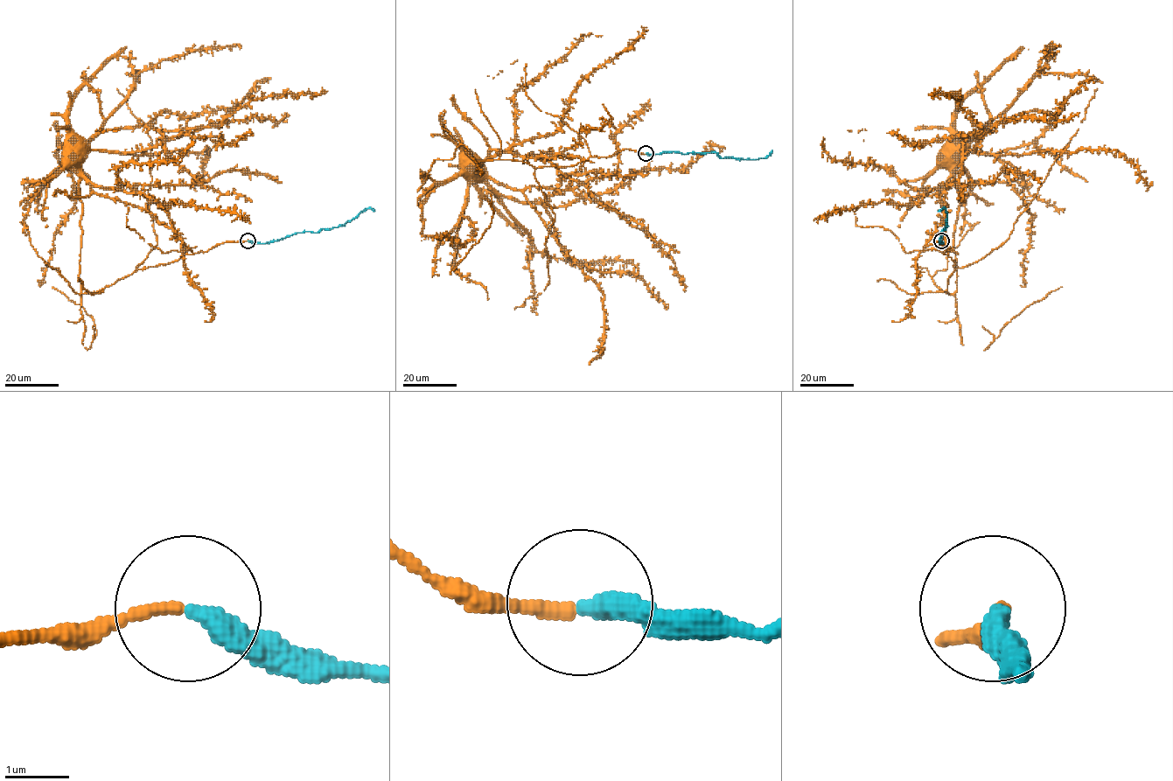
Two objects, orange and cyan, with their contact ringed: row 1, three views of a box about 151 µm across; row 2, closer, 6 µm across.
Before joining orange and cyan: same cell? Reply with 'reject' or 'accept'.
accept

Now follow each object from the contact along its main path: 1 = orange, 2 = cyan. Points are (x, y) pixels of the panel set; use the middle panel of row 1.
1: (645, 154), (623, 149), (565, 167), (496, 159), (479, 161), (478, 171), (476, 157), (467, 156)
2: (645, 154), (715, 152), (721, 157), (750, 159), (764, 158), (771, 150)

